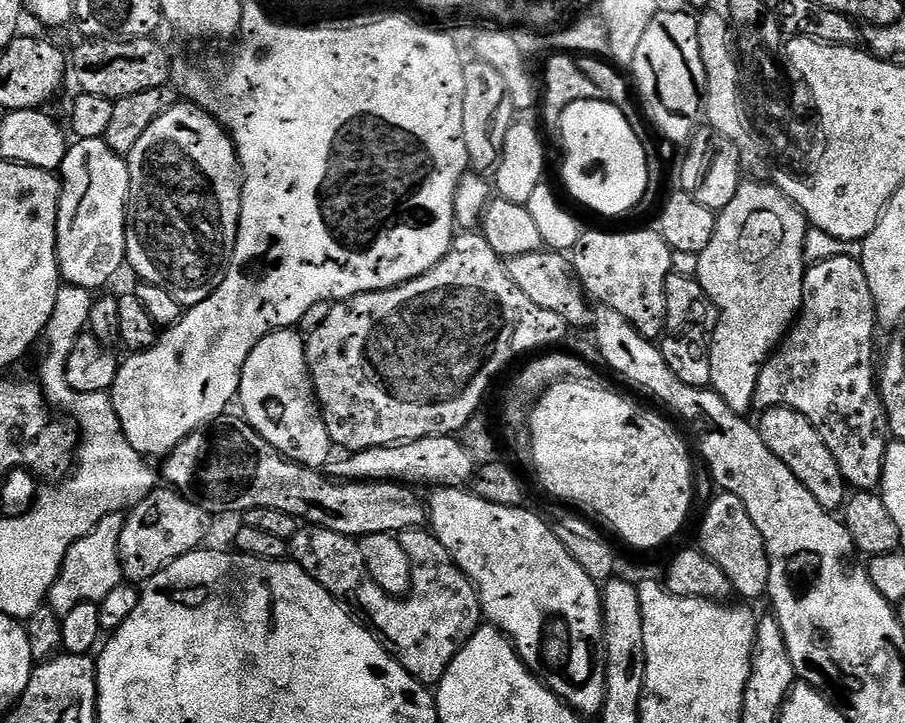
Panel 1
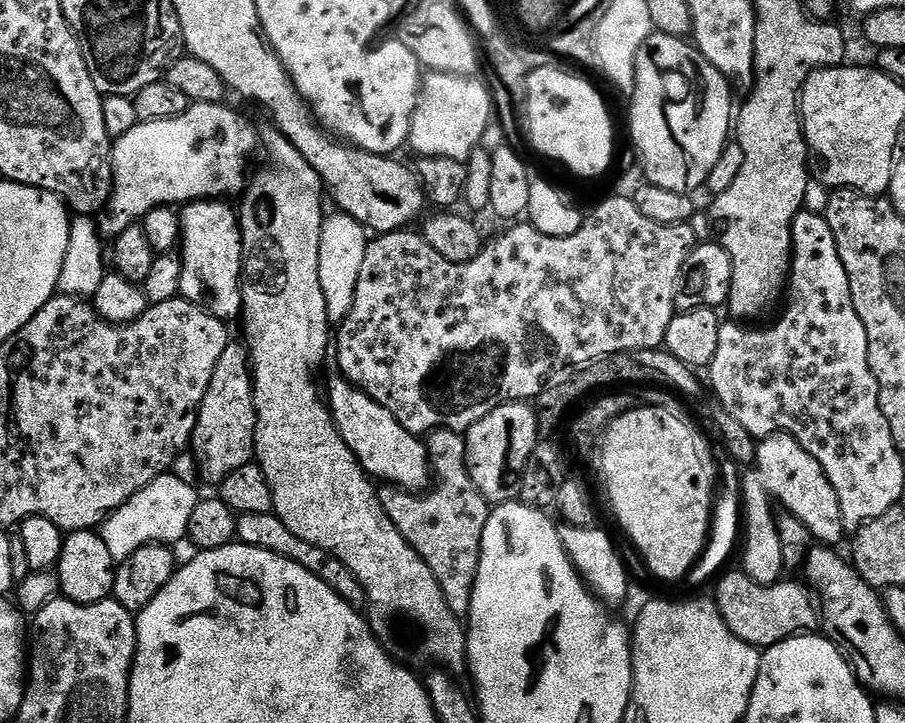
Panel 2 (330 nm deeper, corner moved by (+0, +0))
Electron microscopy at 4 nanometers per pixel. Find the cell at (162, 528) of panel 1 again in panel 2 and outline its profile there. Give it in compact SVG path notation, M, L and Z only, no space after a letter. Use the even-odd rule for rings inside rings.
M229 342L214 366L214 378L210 378L210 390L202 398L198 422L194 426L191 455L196 455L200 472L212 483L219 485L238 466L253 463L256 454L256 407L252 389L252 362L243 343Z

